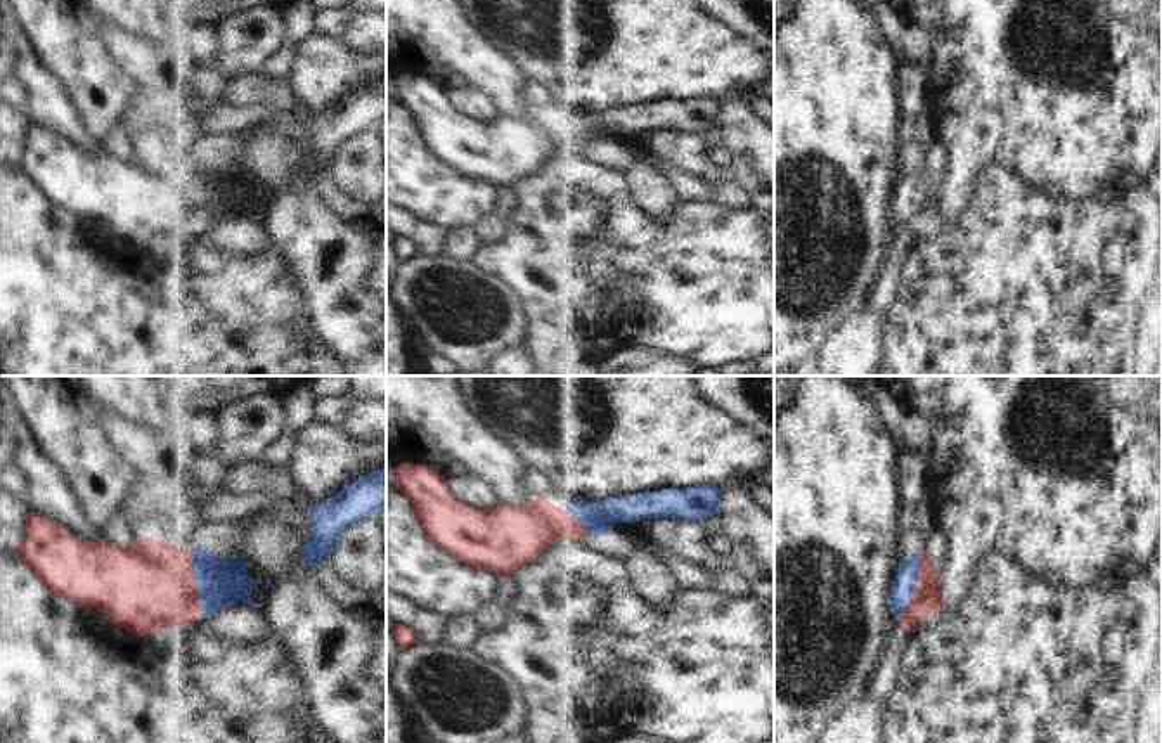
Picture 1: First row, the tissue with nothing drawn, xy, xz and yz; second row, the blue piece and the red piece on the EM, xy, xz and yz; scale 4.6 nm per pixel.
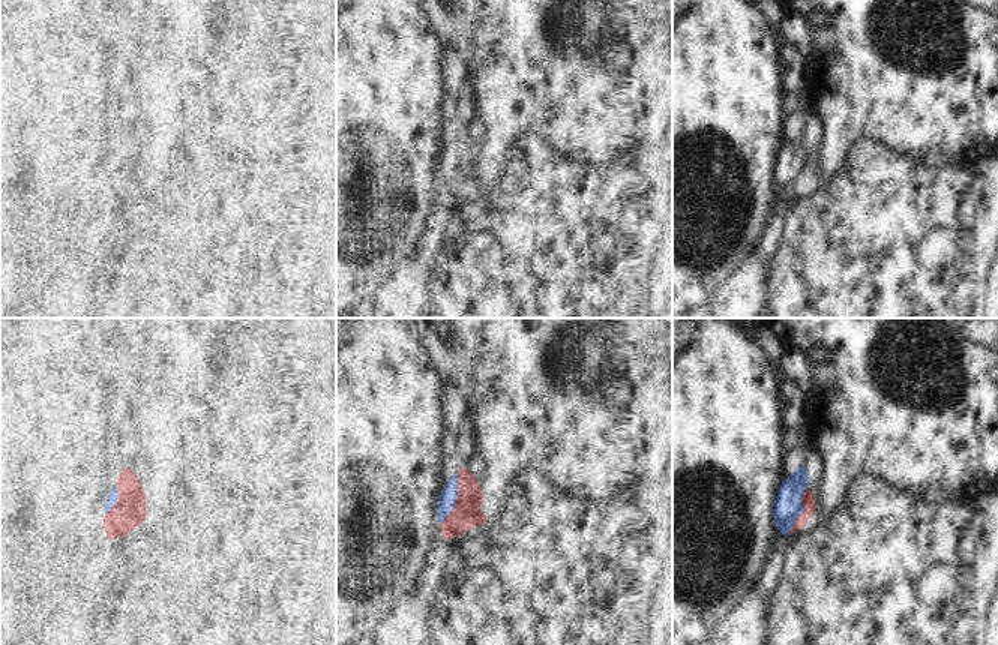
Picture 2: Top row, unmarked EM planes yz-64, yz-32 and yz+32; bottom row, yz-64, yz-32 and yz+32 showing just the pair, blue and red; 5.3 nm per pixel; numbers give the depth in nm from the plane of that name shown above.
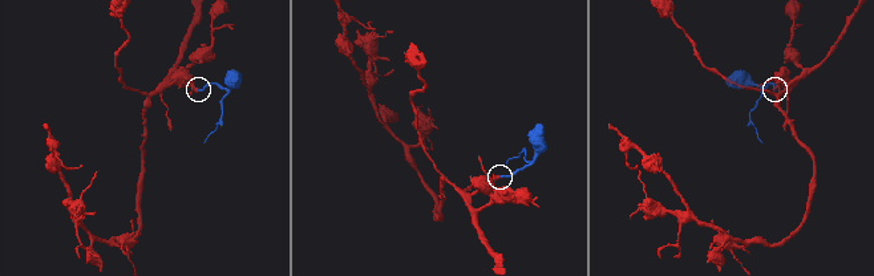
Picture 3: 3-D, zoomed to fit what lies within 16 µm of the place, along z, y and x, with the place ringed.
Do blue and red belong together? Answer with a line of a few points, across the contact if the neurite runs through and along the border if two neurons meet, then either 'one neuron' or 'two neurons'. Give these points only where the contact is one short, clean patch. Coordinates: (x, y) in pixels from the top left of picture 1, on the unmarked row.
line yz (904, 196), (916, 198), (927, 213); one neuron

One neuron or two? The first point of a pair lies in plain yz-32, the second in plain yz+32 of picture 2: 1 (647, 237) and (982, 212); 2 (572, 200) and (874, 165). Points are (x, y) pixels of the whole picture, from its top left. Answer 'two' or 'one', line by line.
1: one
2: one

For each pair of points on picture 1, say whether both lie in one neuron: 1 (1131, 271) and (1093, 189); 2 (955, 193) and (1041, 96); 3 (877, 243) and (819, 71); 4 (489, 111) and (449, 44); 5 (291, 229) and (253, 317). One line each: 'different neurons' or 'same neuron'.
1: different neurons
2: same neuron
3: same neuron
4: different neurons
5: different neurons

